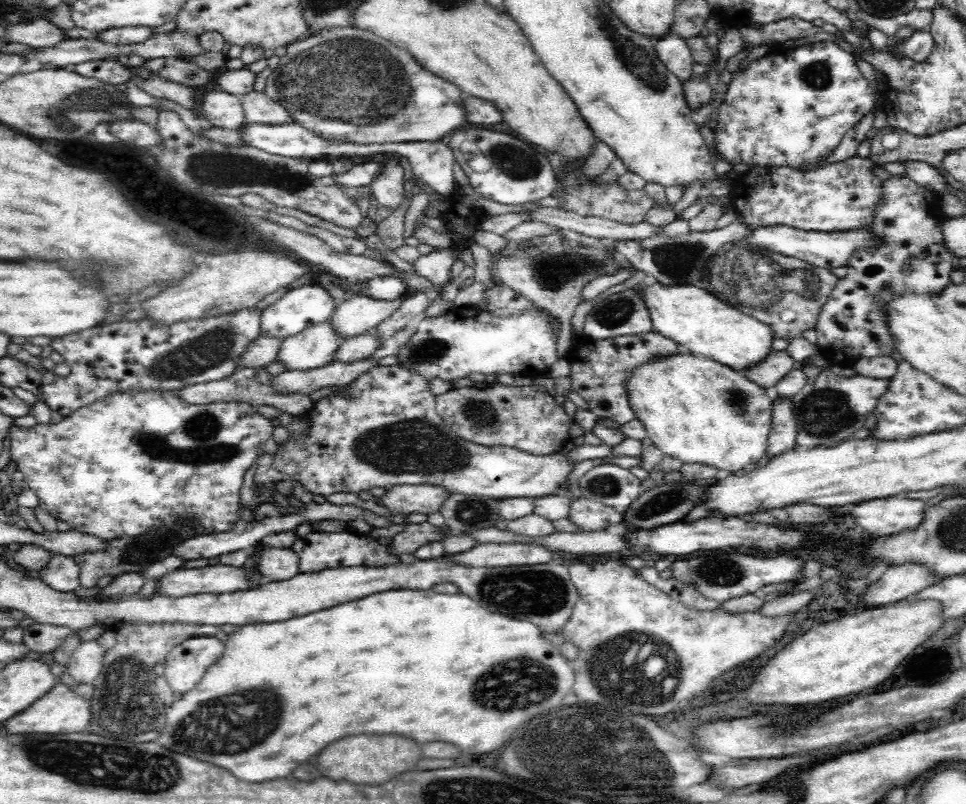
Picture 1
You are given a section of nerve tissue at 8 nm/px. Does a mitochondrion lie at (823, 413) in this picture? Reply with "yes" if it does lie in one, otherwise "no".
yes

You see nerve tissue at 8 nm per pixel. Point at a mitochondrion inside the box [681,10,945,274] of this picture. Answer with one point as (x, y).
(818, 75)

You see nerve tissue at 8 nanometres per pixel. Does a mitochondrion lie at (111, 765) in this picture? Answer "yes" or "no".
yes

